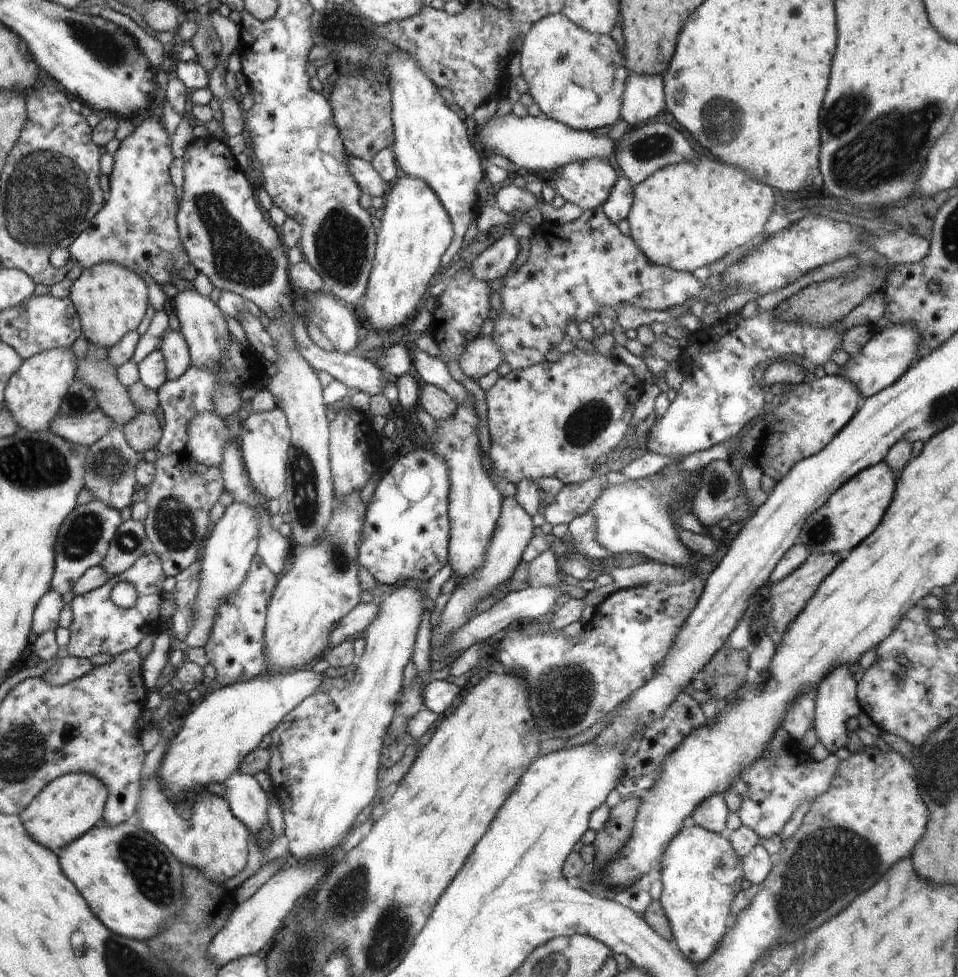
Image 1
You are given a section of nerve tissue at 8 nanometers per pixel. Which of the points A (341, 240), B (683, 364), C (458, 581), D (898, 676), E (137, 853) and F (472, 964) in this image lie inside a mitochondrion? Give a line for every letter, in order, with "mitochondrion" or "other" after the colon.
A: mitochondrion
B: other
C: other
D: other
E: mitochondrion
F: other

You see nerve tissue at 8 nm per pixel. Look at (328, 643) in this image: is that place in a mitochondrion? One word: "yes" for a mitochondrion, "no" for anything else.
no

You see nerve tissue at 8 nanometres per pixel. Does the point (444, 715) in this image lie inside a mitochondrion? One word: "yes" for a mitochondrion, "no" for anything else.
no

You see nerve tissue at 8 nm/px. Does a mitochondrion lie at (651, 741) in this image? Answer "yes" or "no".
no

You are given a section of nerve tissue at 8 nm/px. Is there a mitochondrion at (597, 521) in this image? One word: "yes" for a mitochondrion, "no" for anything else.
no

